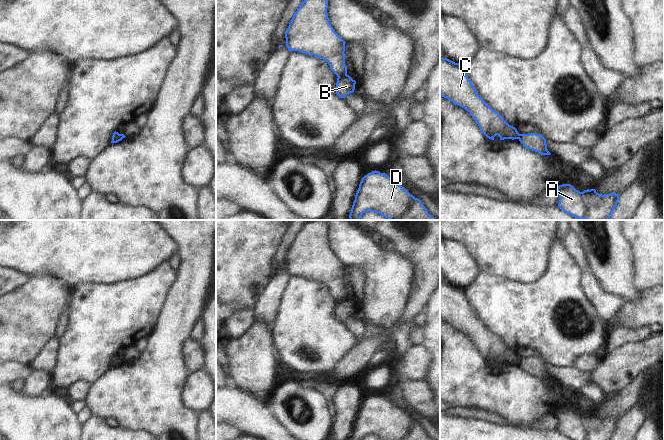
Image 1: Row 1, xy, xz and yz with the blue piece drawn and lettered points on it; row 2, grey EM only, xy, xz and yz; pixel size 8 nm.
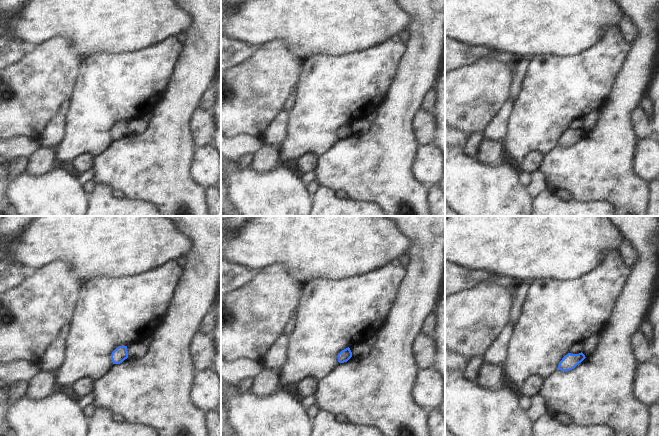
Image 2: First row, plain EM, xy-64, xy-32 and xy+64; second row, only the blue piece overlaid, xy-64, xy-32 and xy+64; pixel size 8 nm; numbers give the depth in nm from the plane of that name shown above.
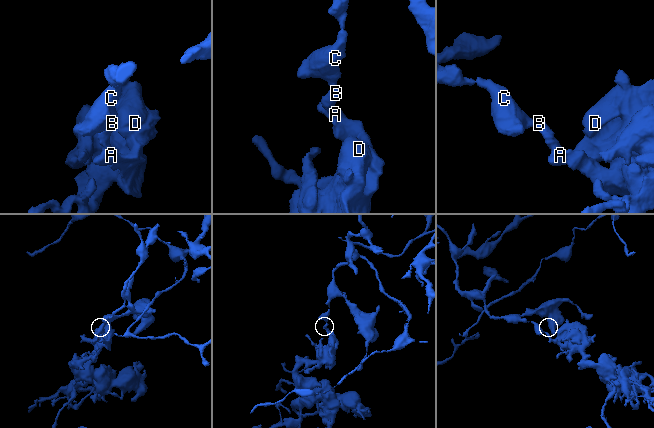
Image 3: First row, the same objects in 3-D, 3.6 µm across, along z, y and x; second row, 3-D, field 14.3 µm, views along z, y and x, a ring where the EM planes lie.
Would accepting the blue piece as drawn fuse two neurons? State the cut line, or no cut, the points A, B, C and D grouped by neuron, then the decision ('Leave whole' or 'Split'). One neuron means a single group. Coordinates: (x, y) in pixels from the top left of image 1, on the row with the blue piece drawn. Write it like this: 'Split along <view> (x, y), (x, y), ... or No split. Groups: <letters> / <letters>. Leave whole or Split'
Split along xz (346, 74), (338, 77). Groups: A B D / C. Split

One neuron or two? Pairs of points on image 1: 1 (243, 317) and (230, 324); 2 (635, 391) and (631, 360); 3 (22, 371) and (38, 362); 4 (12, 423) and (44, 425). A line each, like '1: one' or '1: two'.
1: one
2: two
3: two
4: one

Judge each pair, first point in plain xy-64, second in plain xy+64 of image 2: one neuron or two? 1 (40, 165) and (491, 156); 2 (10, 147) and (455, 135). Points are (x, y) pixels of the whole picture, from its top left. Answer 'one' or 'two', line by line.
1: one
2: one

